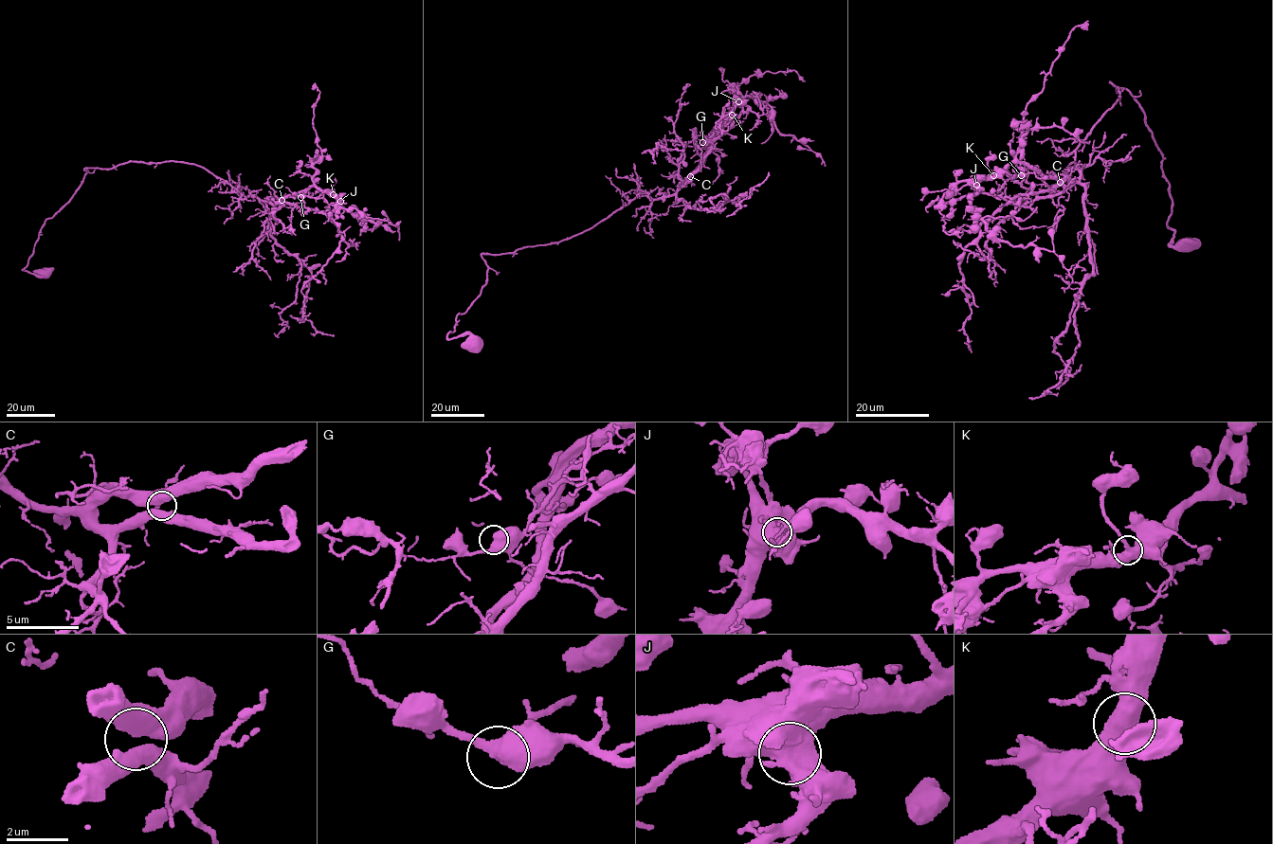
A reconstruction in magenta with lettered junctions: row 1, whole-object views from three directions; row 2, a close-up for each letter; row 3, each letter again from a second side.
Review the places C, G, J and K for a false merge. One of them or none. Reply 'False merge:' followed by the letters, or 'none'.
False merge: J

